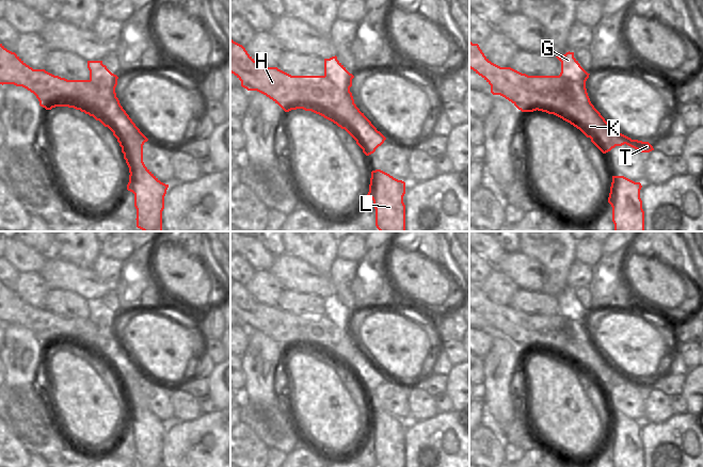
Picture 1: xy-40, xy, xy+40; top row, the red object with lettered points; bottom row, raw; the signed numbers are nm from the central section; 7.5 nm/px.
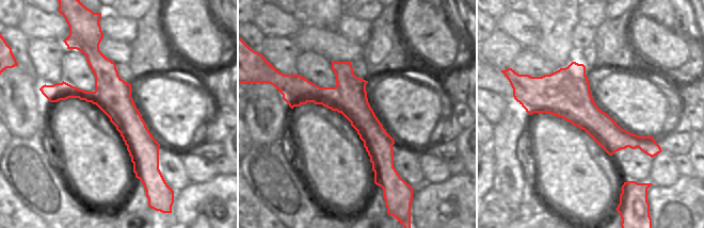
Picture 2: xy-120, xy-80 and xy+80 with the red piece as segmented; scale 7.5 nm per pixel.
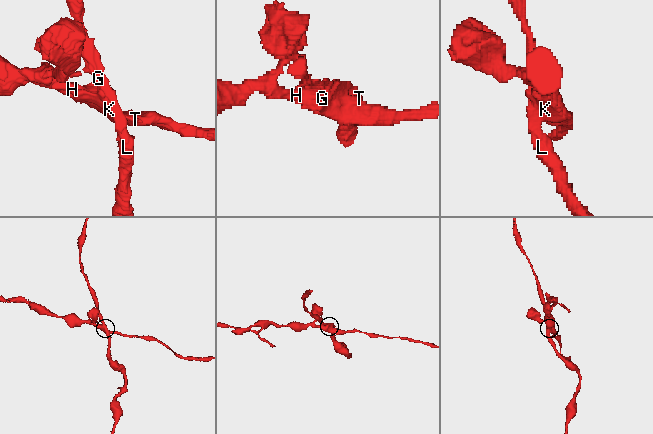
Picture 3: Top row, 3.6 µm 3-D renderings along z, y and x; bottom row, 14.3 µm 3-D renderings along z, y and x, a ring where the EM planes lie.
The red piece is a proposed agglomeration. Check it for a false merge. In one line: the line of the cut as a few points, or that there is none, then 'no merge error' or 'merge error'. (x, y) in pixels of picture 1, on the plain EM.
cut in xy-40 along (90, 318), (99, 331), (99, 348), (125, 373), (124, 376); merge error

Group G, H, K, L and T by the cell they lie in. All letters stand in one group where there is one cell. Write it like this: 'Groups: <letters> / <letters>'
Groups: G L / H K T.

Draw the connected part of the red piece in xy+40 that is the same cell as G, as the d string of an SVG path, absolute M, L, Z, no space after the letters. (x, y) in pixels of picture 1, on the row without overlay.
M566 291L562 295L556 295L561 301L560 315L573 320L586 322L589 313L574 296L574 291Z

